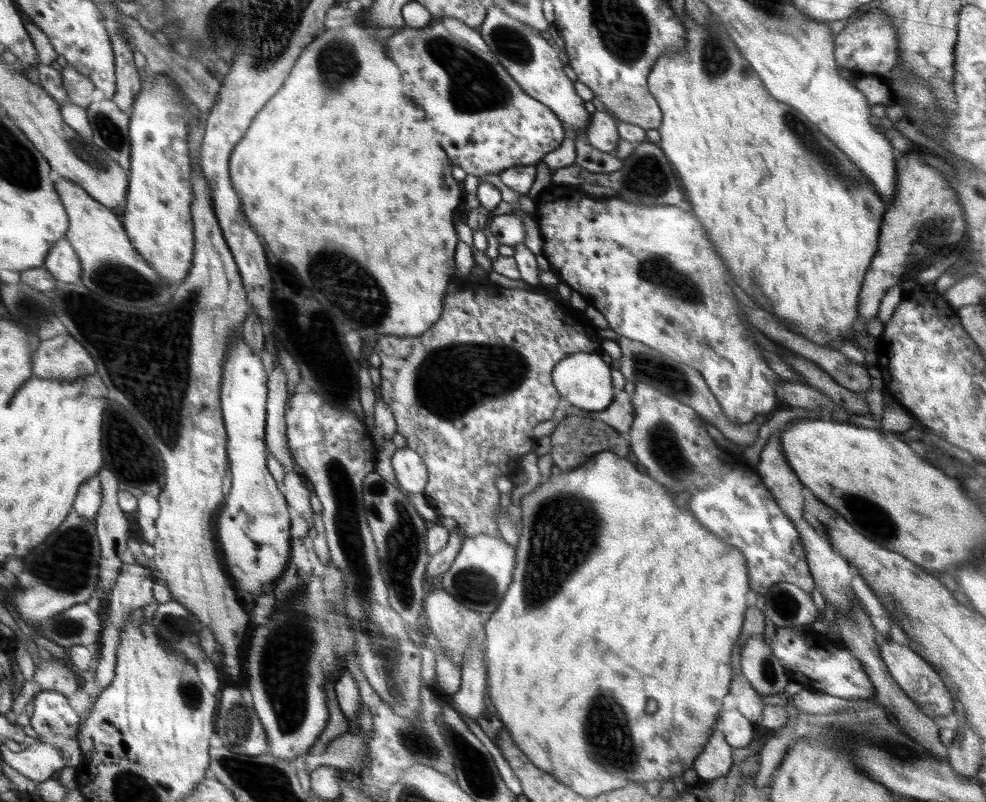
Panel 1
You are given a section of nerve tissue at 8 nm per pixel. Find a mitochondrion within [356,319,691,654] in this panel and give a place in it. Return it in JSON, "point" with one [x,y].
{"point":[563,535]}

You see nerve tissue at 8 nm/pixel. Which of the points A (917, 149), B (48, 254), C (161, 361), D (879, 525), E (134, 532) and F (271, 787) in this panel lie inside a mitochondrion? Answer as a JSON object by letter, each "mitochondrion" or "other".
{"A":"other","B":"other","C":"mitochondrion","D":"mitochondrion","E":"other","F":"mitochondrion"}

